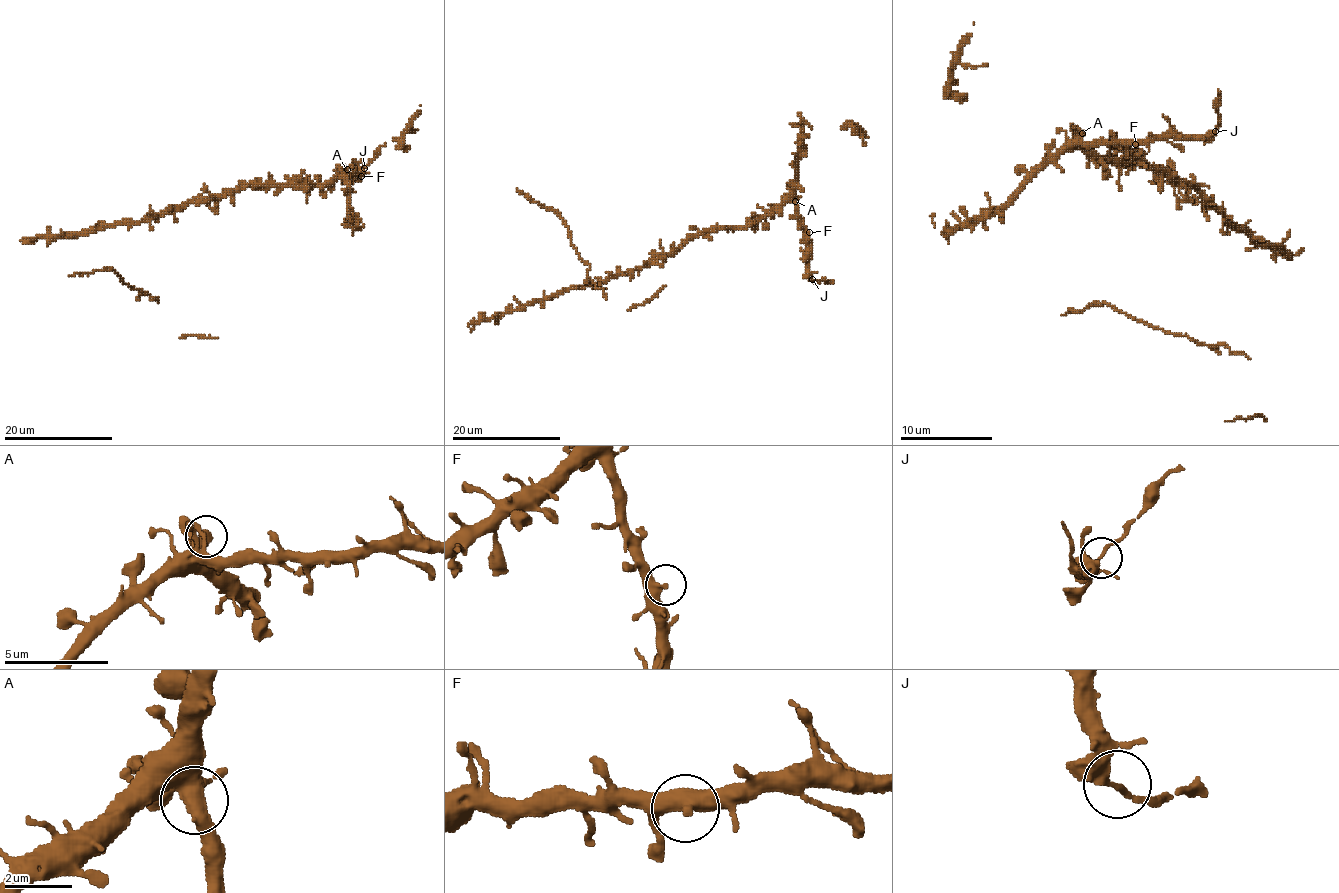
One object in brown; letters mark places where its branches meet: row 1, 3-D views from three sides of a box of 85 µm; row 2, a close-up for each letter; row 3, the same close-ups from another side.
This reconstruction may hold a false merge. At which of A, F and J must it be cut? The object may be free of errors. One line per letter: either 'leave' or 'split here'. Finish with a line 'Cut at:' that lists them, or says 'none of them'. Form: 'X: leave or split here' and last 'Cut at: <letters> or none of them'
A: leave
F: leave
J: split here
Cut at: J

